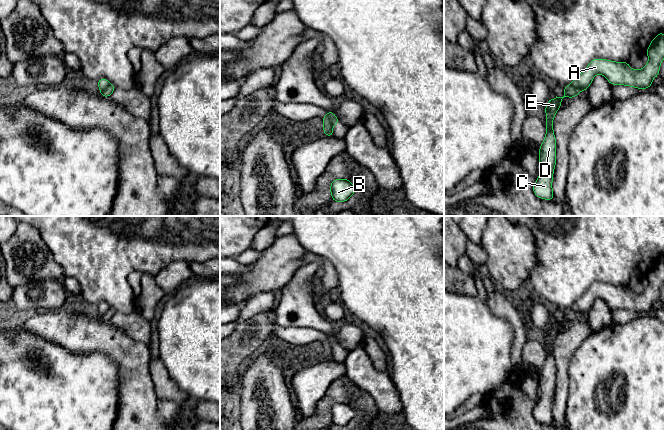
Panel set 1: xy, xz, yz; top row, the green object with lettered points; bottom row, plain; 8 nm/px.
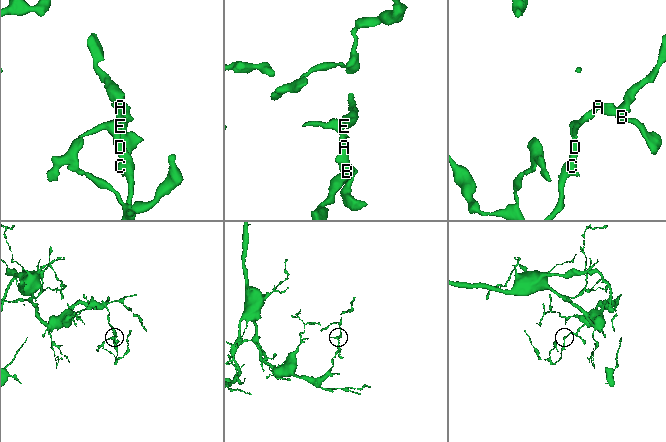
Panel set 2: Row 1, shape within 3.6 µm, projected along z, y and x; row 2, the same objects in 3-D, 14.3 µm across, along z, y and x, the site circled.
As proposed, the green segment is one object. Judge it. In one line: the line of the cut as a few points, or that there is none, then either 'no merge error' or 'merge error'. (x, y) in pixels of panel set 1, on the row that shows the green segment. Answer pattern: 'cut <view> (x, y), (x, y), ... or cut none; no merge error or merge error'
cut yz (570, 84), (584, 90); merge error

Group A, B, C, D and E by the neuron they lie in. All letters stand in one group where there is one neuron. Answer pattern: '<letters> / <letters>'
A B / C D E

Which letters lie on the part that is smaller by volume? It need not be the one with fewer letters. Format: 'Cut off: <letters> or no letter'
Cut off: C, D, E

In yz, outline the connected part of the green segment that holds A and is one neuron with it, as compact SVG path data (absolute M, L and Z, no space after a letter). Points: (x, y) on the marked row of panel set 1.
M664 31L651 41L646 53L649 60L641 70L631 69L628 62L593 59L570 85L587 90L594 76L602 74L611 85L632 86L638 89L649 88L652 86L652 79L659 76L660 64L664 59Z

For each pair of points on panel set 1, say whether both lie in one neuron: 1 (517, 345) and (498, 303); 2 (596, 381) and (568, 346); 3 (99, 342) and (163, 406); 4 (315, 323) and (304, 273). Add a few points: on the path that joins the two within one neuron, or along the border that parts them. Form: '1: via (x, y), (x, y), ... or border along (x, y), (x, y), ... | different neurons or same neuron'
1: via (518, 335), (518, 324), (508, 313) | same neuron
2: border along (589, 334), (577, 349), (570, 362), (569, 376) | different neurons
3: border along (157, 400), (157, 412), (164, 419) | different neurons
4: via (304, 311), (304, 285) | same neuron

